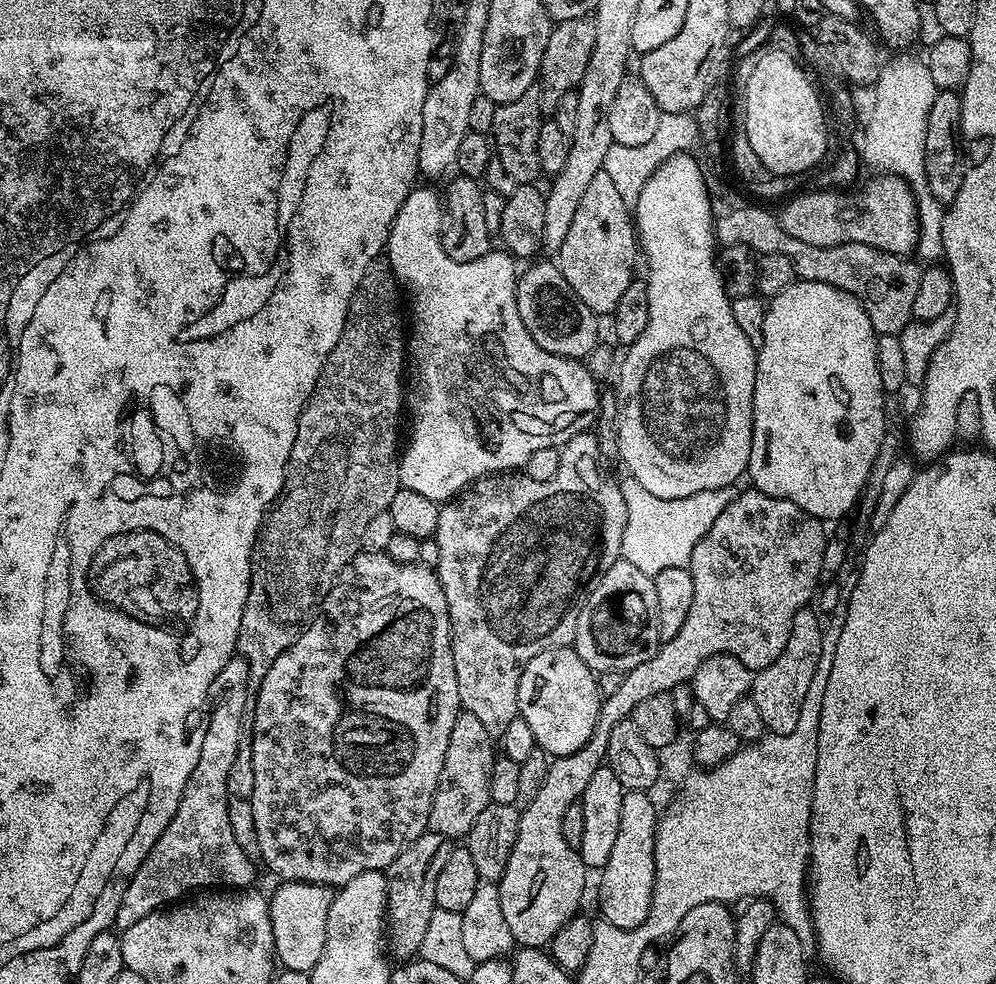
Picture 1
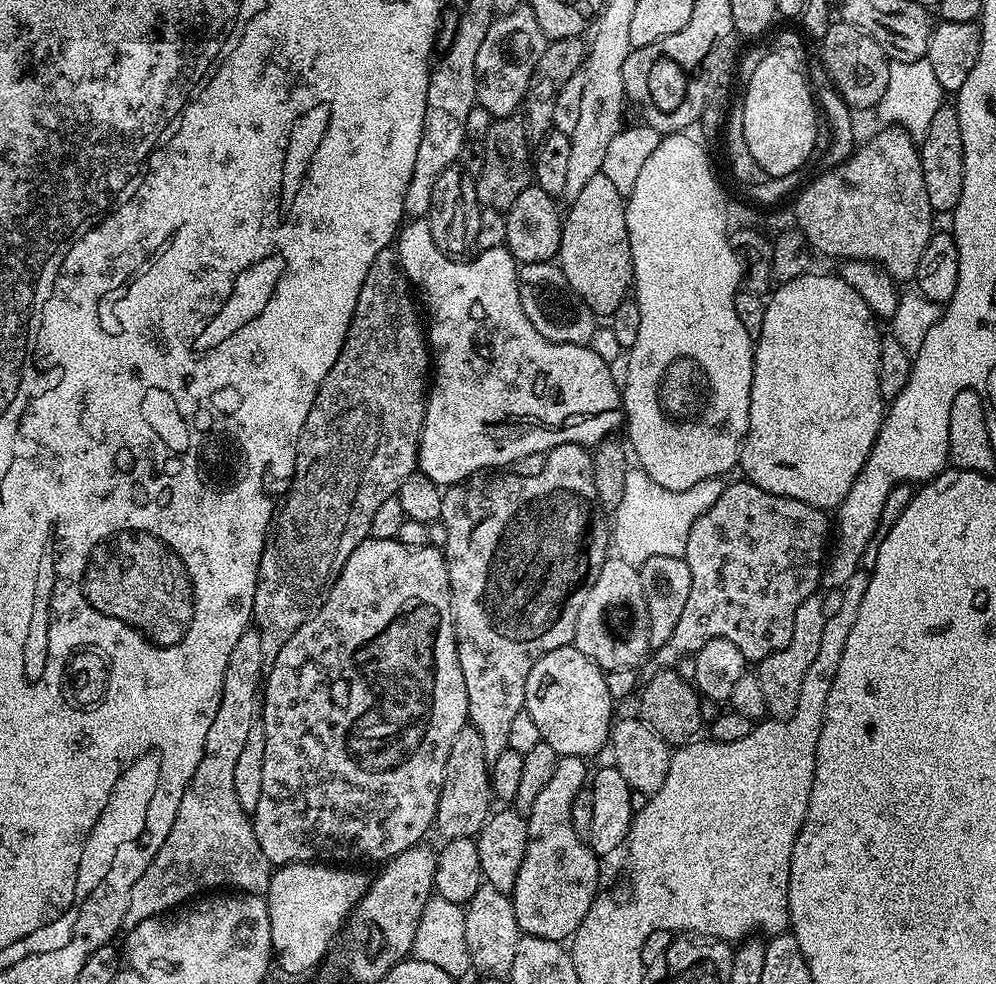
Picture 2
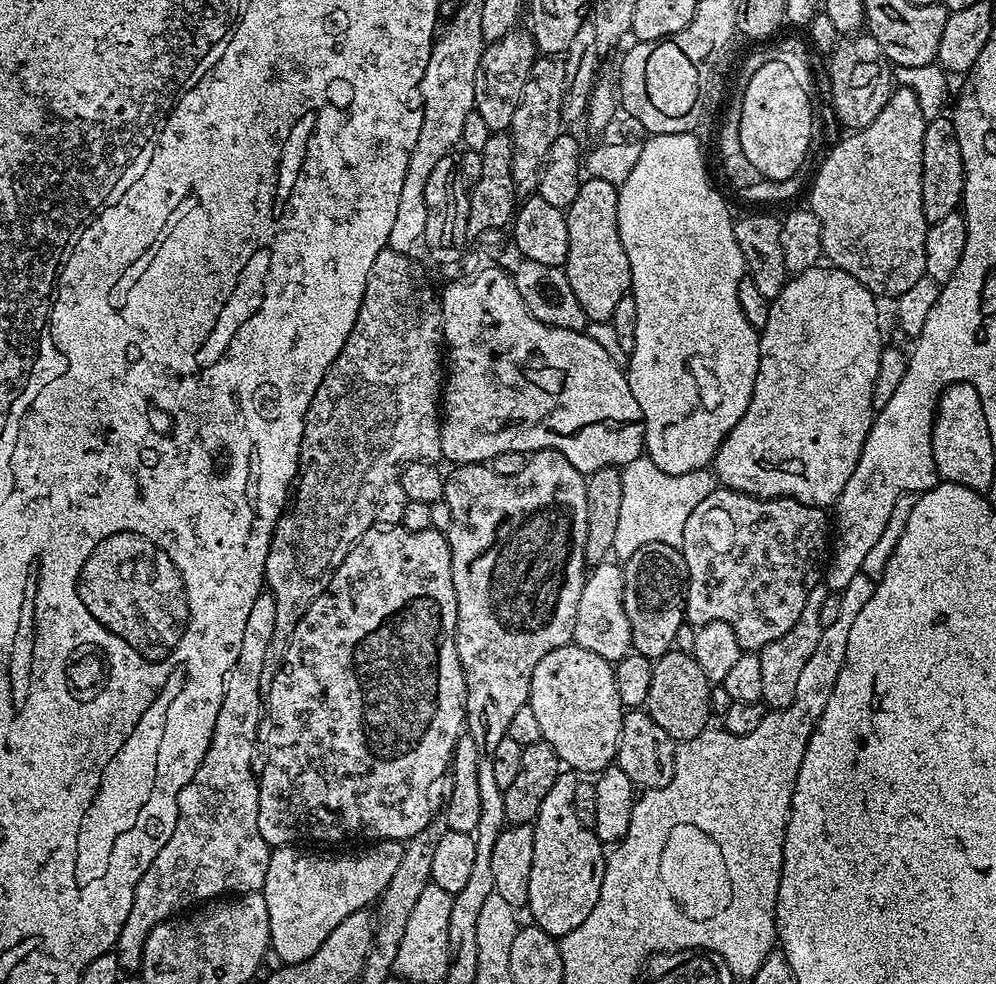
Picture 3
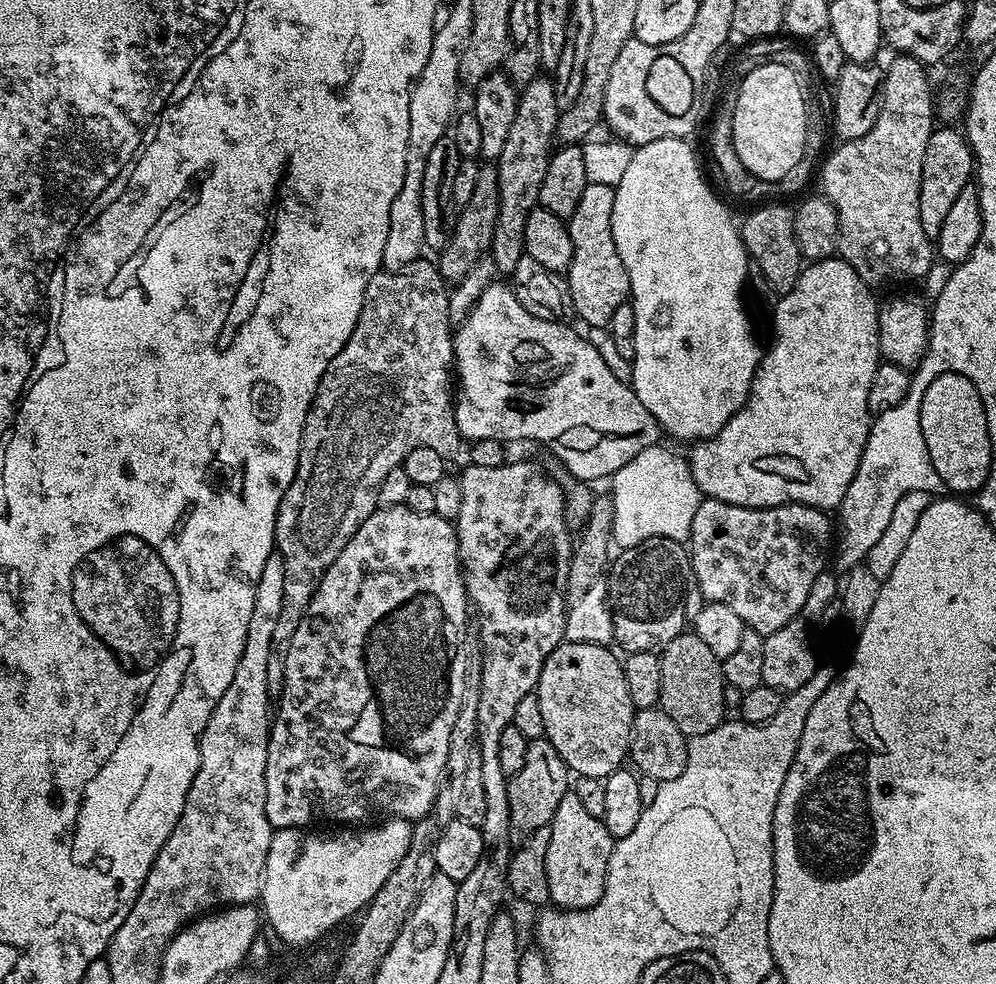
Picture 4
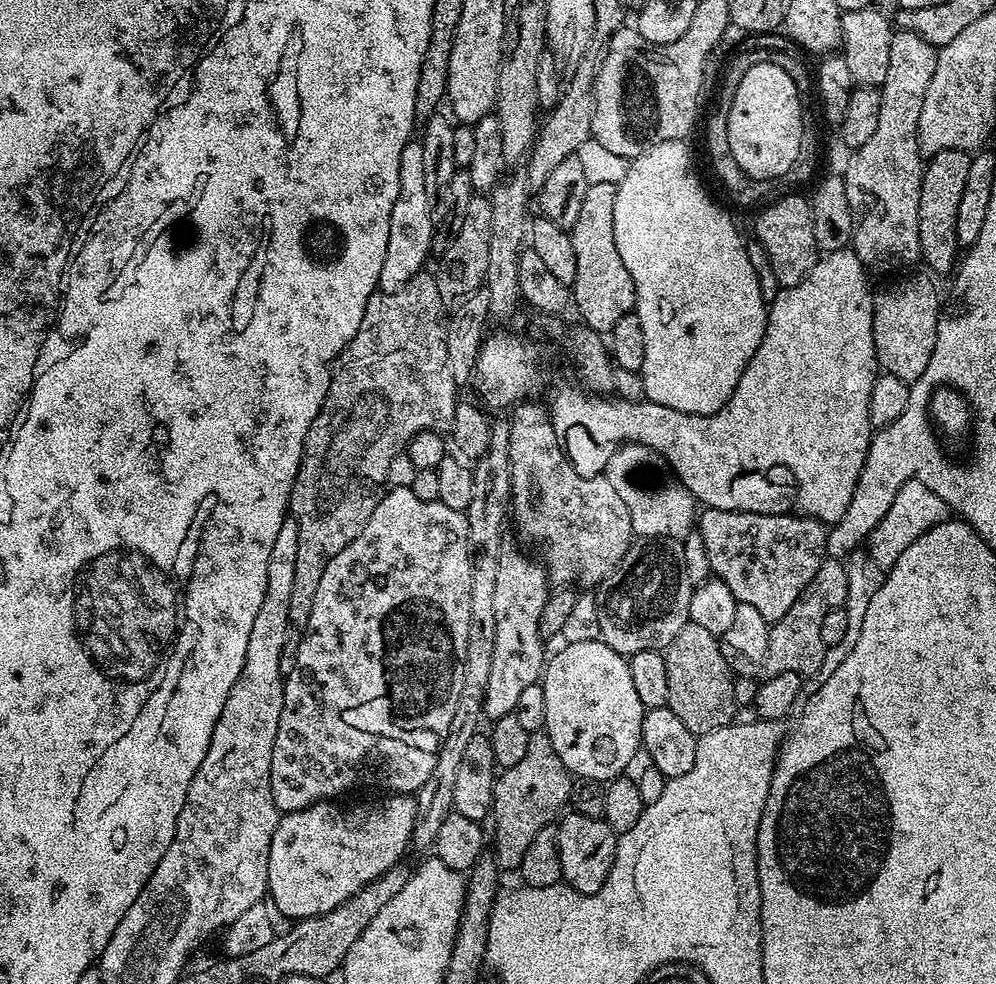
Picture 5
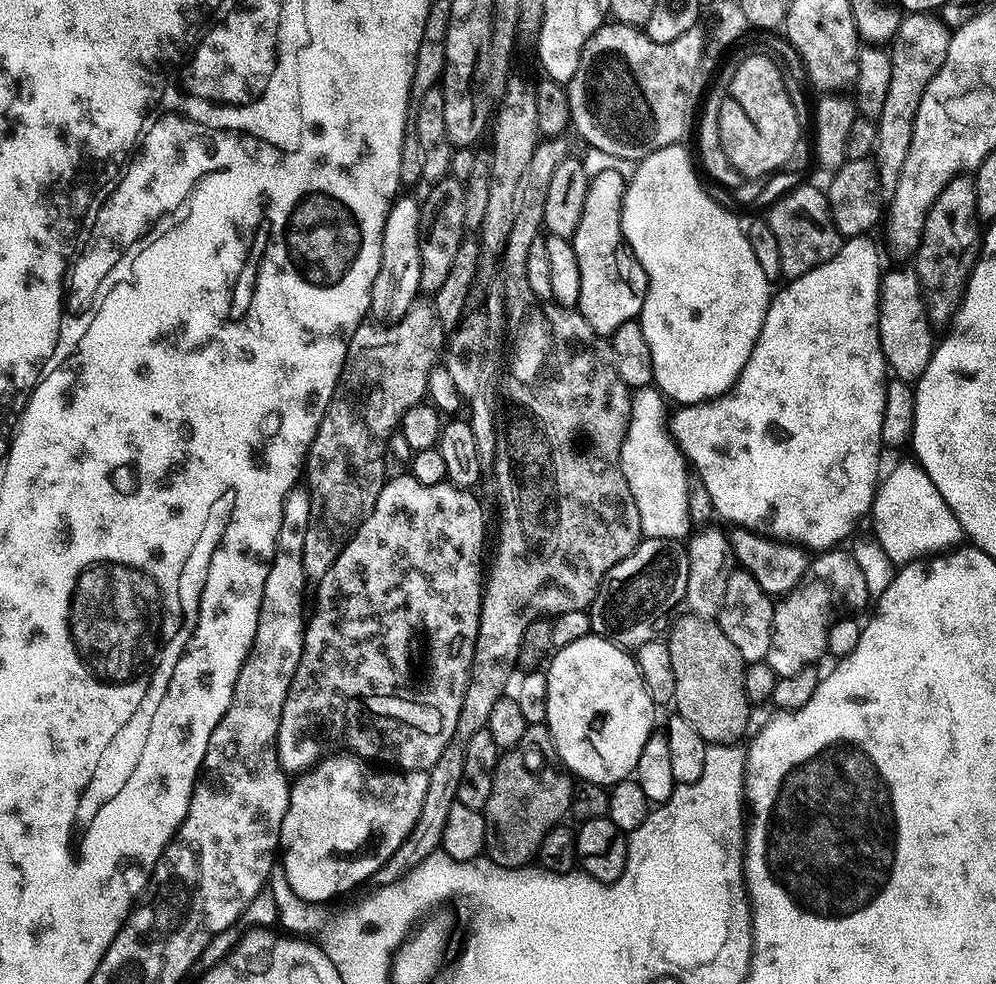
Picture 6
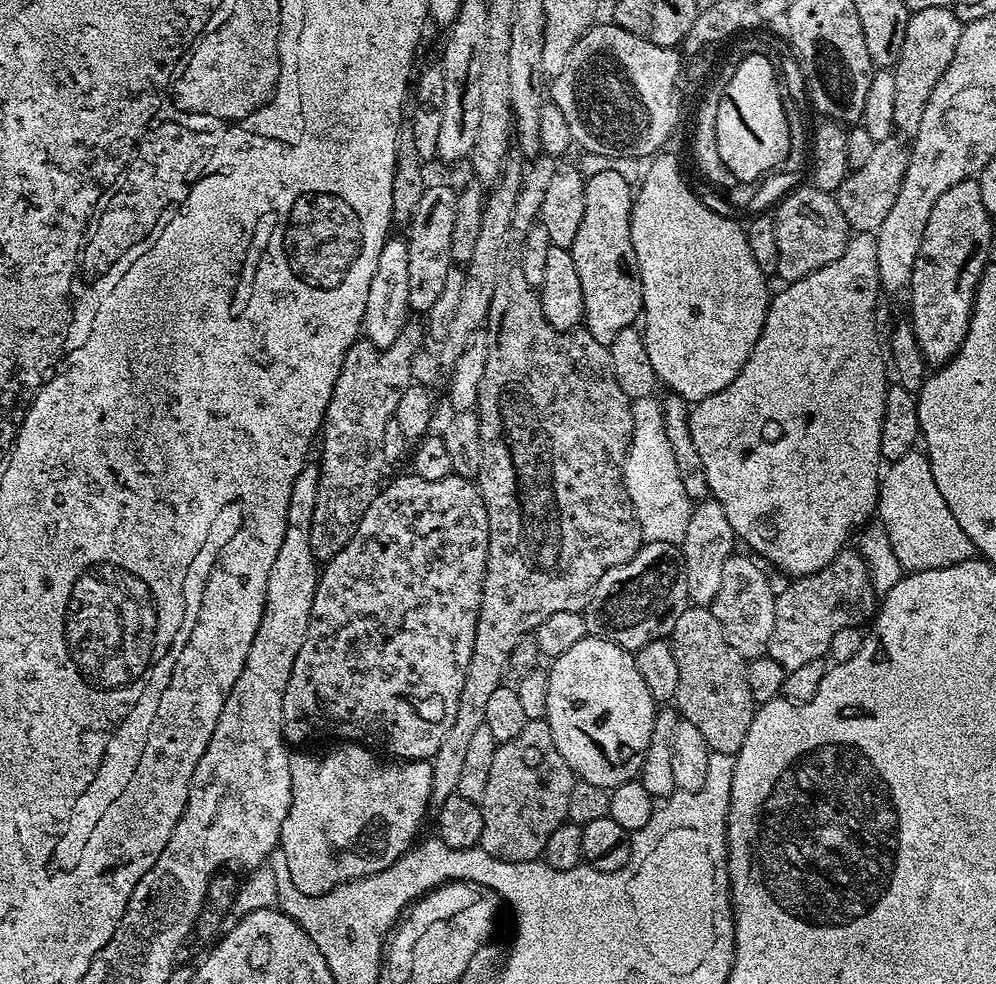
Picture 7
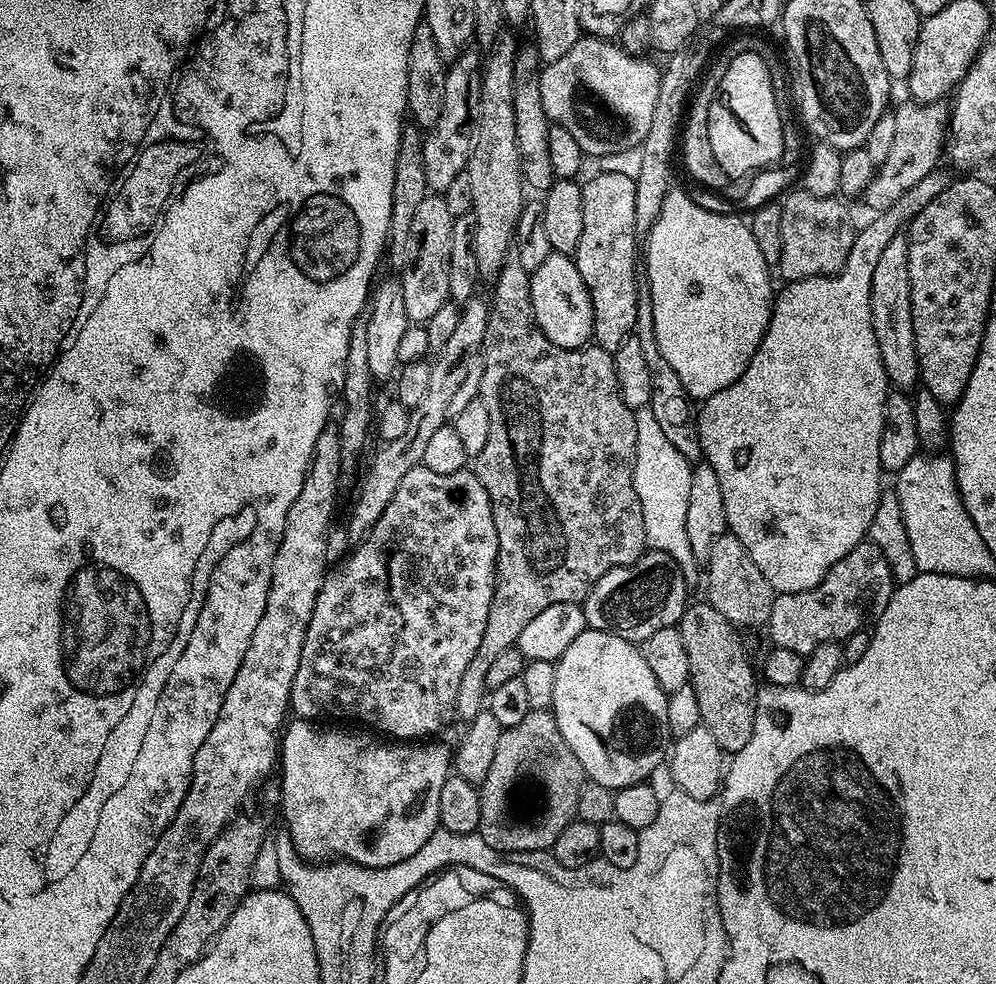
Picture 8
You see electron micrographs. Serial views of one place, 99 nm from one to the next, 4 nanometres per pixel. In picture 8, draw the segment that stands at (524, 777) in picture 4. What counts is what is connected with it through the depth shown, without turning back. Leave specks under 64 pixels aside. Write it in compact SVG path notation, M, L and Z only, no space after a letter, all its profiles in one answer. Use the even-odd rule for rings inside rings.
M533 710L518 722L518 726L501 731L498 738L498 751L494 754L494 763L486 782L479 785L482 818L479 833L499 852L542 852L550 850L562 834L566 825L572 823L578 806L578 790L586 777L574 750L566 746L566 738L558 730L558 722L551 711ZM516 776L536 776L535 783L544 784L538 794L540 800L540 824L533 828L516 828L516 816L508 812L508 799L517 795L512 788Z

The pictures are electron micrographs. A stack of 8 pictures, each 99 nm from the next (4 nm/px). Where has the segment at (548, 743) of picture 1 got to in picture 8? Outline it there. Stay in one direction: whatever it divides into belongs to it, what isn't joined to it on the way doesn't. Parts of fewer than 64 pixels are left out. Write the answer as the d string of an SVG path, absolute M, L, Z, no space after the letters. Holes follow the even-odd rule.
M587 627L582 634L578 634L578 638L574 638L574 642L570 642L570 646L566 646L566 654L562 654L559 660L555 661L555 666L554 702L550 711L558 722L558 730L562 734L562 738L566 738L566 746L570 746L570 750L574 750L574 758L578 758L585 777L613 790L645 783L649 779L648 775L659 766L660 759L663 756L665 759L666 756L664 736L666 737L668 726L668 719L666 718L668 693L662 690L662 686L658 686L658 678L654 678L654 673L650 671L650 666L646 666L646 658L642 658L639 647L633 641L623 640L614 634L606 634L602 630L594 630Z

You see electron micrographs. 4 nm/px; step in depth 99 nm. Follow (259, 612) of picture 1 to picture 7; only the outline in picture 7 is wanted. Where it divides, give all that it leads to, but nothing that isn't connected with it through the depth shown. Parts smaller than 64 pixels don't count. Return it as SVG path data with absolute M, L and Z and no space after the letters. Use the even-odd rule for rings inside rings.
M406 326L402 334L390 346L376 348L366 338L357 339L350 346L346 358L342 362L342 370L338 374L338 382L334 386L334 394L328 403L324 415L322 440L324 449L320 452L318 467L318 502L314 502L314 518L310 522L310 550L316 555L317 561L333 560L339 552L354 538L354 530L358 522L362 522L362 514L370 510L370 502L379 494L382 487L380 475L384 472L384 435L393 423L398 398L413 383L411 376L411 359L422 348L420 332L413 326Z

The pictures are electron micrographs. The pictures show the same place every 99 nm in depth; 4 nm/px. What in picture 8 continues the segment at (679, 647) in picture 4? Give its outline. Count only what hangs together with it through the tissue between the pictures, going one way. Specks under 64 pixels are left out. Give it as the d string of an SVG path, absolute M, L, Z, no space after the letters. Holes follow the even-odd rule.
M689 603L679 625L686 654L690 658L689 681L698 698L700 722L714 734L714 742L725 754L734 754L750 742L754 734L754 714L758 683L752 664L744 653L738 628L723 617L710 603Z

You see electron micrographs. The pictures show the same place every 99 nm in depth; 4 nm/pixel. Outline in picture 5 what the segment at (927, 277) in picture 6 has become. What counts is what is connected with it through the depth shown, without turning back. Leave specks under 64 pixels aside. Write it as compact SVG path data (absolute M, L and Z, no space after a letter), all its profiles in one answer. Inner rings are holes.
M942 150L927 157L920 177L920 217L918 218L918 238L923 263L928 263L927 271L951 273L958 264L958 245L956 242L956 219L958 205L966 178L970 175L972 156L962 150Z

